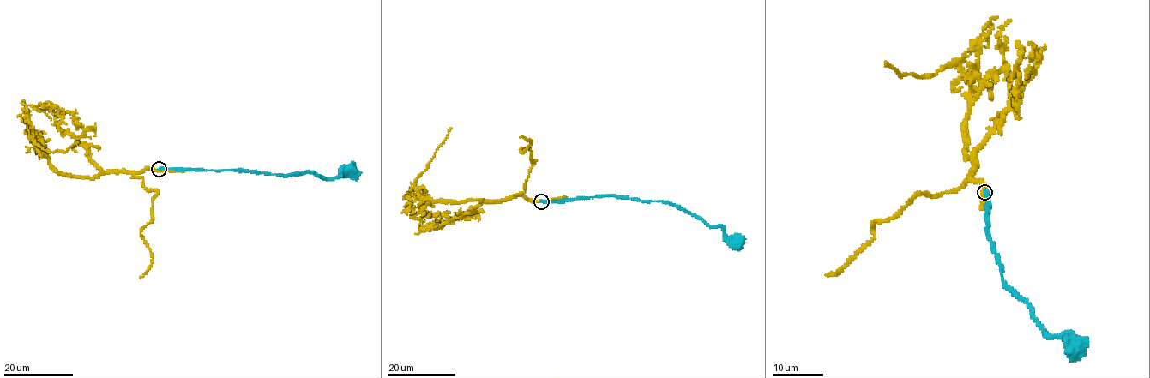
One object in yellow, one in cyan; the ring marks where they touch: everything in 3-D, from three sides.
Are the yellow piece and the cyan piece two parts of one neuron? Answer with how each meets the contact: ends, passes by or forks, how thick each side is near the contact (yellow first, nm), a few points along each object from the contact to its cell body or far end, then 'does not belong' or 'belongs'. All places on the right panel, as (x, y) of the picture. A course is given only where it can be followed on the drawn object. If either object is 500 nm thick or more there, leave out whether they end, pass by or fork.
yellow passes by; cyan ends there; 440 nm thick on the yellow side, 240 nm on the other; yellow runs (985, 191), (966, 156), (971, 83), (953, 65), (921, 77), (885, 64); cyan runs (985, 191), (990, 243), (998, 258), (1005, 284), (1026, 303), (1046, 336), (1062, 338), (1080, 357); does not belong

